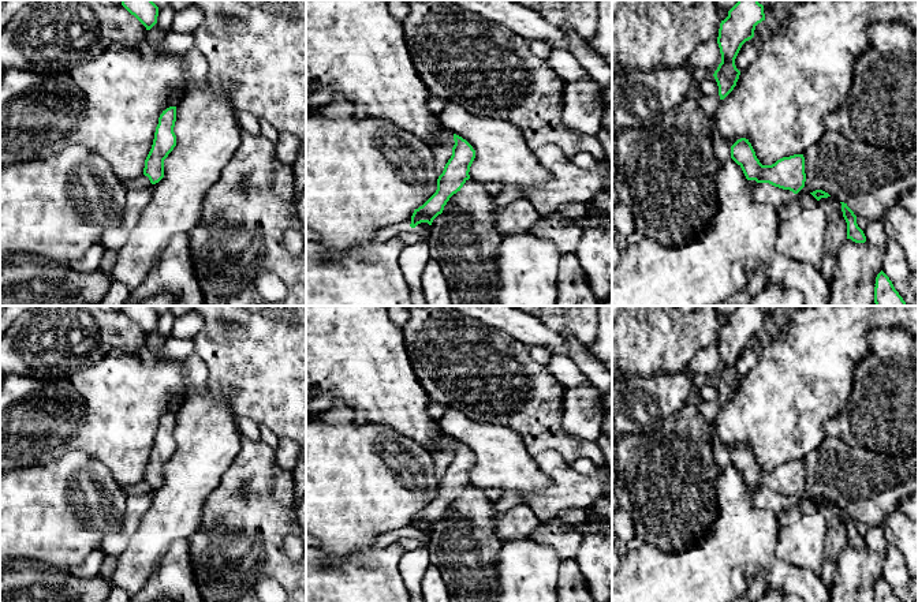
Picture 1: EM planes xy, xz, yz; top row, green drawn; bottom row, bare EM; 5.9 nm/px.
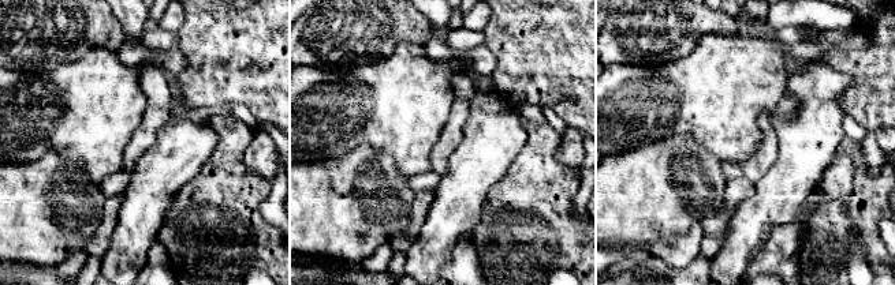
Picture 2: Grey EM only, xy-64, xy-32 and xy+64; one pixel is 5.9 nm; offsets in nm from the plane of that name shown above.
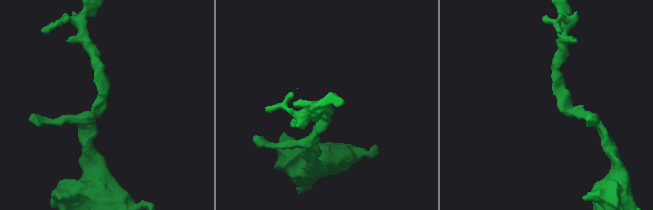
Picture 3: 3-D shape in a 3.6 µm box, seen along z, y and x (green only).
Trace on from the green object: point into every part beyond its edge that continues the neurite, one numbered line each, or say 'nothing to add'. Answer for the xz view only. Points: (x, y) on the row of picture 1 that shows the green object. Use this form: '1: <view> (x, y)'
nothing to add

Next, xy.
nothing to add

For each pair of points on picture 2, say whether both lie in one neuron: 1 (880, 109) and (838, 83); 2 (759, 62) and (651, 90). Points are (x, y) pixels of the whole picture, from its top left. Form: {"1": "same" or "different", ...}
{"1": "different", "2": "same"}

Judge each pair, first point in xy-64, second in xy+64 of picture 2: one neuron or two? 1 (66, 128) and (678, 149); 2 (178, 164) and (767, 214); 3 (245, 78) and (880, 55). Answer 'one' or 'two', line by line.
1: two
2: one
3: one

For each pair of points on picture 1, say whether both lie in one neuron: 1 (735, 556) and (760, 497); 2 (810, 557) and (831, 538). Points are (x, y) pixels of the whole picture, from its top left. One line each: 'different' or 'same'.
1: different
2: different

